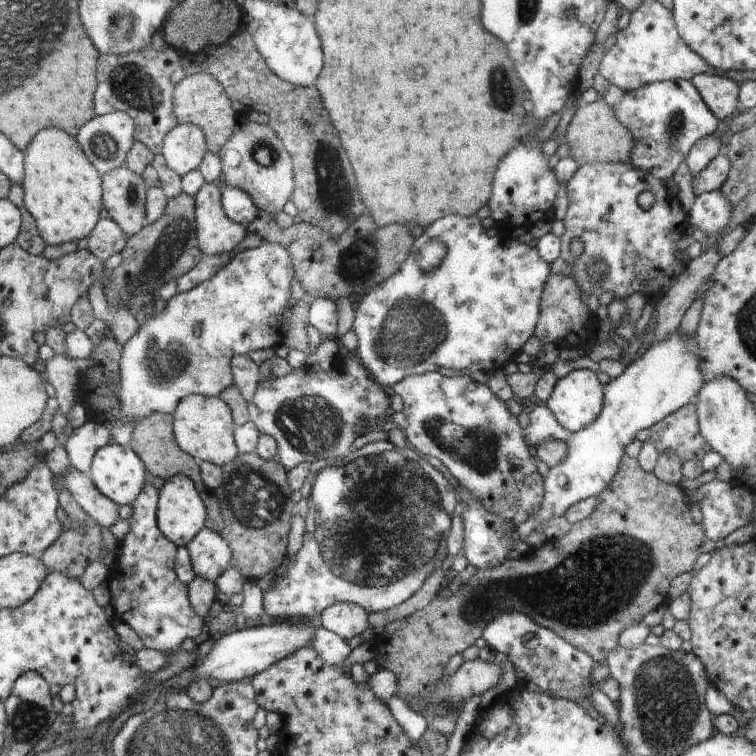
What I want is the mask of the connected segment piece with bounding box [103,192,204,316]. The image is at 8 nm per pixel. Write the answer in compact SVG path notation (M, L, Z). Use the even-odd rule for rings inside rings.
M183 192L177 197L168 199L165 215L157 222L147 224L139 234L128 238L128 244L121 252L122 262L109 271L103 286L103 294L108 307L124 308L132 315L151 304L160 291L160 286L186 275L195 269L204 257L198 246L196 228L196 200Z

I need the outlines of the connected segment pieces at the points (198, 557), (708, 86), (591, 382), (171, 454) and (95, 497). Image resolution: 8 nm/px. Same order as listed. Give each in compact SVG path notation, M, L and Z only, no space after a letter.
M203 529L185 548L195 577L214 584L233 560L228 542L209 529Z
M703 73L694 76L690 82L718 120L723 122L738 108L738 86L724 76Z
M574 370L558 379L545 406L571 434L592 425L602 405L602 384L590 370Z
M154 413L145 420L138 421L132 432L132 441L129 445L131 450L141 456L145 463L146 470L152 477L159 476L168 481L178 475L188 475L196 486L197 491L204 494L208 490L201 478L200 465L192 455L185 454L177 446L176 438L173 434L173 414L172 413Z
M74 466L66 478L66 483L56 480L59 490L67 487L78 500L78 505L98 526L109 528L119 520L121 508L118 504L102 495L94 487L93 480L88 475L80 473Z

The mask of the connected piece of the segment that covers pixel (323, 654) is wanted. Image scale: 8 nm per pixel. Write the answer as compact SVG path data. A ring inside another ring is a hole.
M323 627L316 628L316 634L309 646L329 666L342 665L352 651L346 640Z

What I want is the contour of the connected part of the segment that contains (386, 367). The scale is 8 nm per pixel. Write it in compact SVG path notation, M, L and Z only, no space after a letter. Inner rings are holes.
M476 215L470 217L446 216L440 218L438 222L434 222L434 226L428 226L424 229L424 233L419 238L416 238L412 244L412 256L406 258L400 269L386 281L383 281L379 286L370 290L365 298L359 298L357 307L357 318L354 322L354 332L358 339L358 347L355 355L358 358L361 366L366 368L372 379L379 385L386 389L392 388L398 382L405 380L407 377L422 375L425 373L432 373L440 371L441 368L450 368L450 371L466 370L467 372L482 371L486 374L500 372L504 367L504 362L508 362L512 358L512 354L520 352L522 346L526 344L526 340L532 336L534 328L536 328L539 318L540 302L544 291L544 284L551 276L551 266L546 264L545 260L538 256L537 248L530 248L530 245L520 244L518 238L510 240L500 240L498 236L486 236L480 220ZM433 237L438 237L439 240L446 246L446 255L442 263L433 270L422 271L416 263L417 251Z

